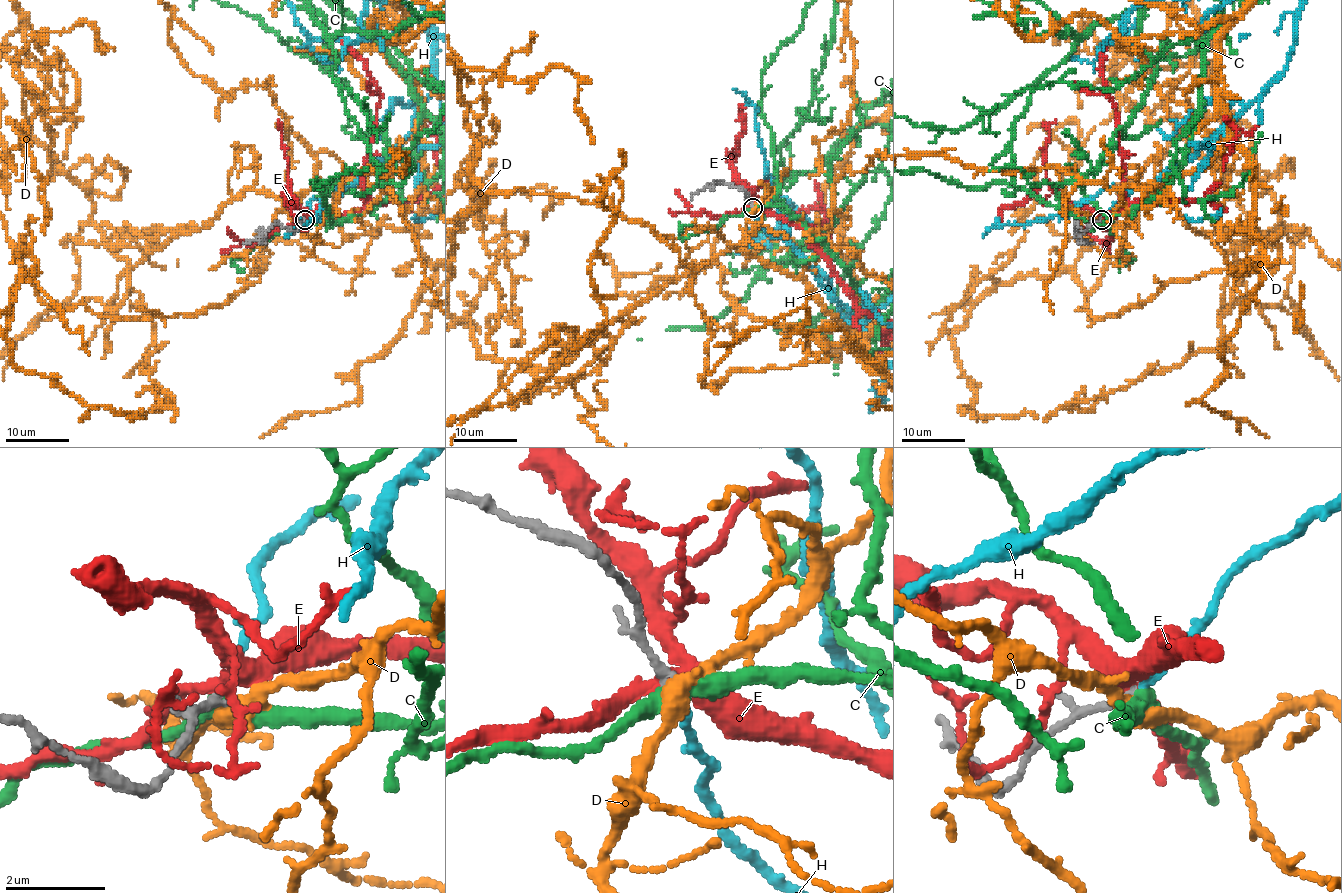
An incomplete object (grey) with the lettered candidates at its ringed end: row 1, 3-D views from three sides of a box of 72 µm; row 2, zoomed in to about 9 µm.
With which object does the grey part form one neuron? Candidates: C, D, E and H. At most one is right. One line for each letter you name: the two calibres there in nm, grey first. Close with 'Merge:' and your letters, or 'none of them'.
H: Thickness 150 nm (grey) against 150 nm
Merge: H

